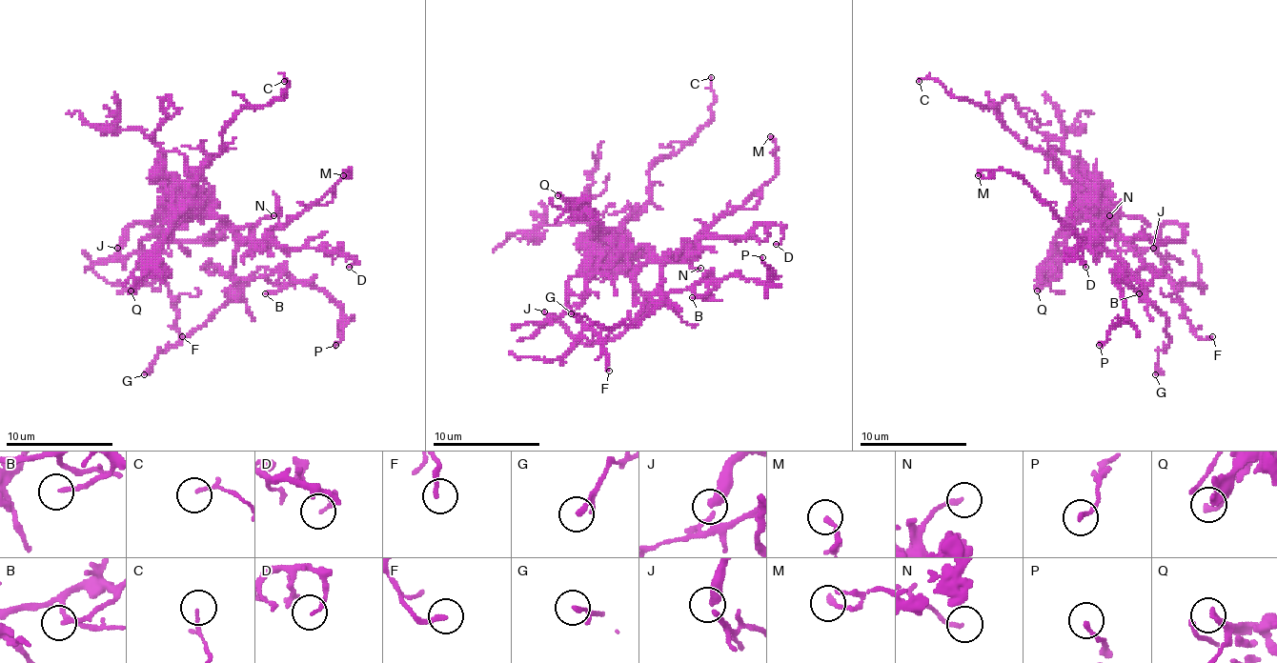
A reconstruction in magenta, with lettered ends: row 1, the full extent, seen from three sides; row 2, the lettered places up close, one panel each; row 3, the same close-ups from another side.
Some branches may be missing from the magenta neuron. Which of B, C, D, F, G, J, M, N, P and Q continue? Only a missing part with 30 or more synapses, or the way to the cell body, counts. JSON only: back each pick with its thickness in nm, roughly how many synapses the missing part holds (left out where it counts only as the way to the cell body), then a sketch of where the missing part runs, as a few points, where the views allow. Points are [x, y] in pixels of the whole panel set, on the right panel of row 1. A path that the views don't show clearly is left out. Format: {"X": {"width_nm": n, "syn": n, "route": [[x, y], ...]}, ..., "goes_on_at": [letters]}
{"J": {"width_nm": 280}, "goes_on_at": ["J"]}

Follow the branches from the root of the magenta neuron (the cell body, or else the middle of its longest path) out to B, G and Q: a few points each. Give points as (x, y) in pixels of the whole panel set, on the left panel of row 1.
B: (209, 208), (235, 237), (233, 272), (238, 277), (265, 277), (278, 289), (265, 293)
G: (209, 208), (235, 237), (233, 261), (235, 291), (201, 326), (192, 329), (179, 342), (166, 348), (144, 374)
Q: (209, 208), (192, 210), (160, 243), (157, 261), (131, 291)

